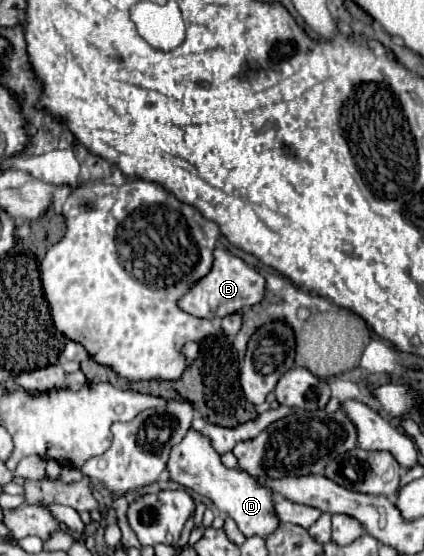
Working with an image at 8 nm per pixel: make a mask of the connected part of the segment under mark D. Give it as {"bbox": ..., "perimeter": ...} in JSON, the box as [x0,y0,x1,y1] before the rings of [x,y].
{"bbox":[167,430,279,538],"perimeter":[[[189,430],[187,436],[171,448],[167,470],[171,472],[171,480],[209,498],[217,510],[227,512],[227,516],[237,522],[237,528],[245,536],[265,538],[279,526],[271,490],[259,484],[247,472],[241,472],[237,468],[225,468],[219,460],[219,454],[211,450],[211,442],[207,442],[207,438],[203,438],[201,434],[195,434],[195,430]]]}

